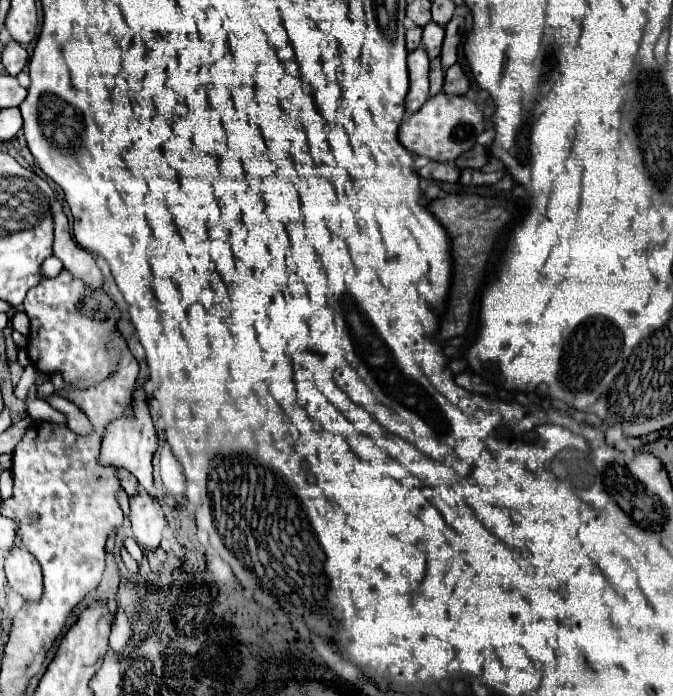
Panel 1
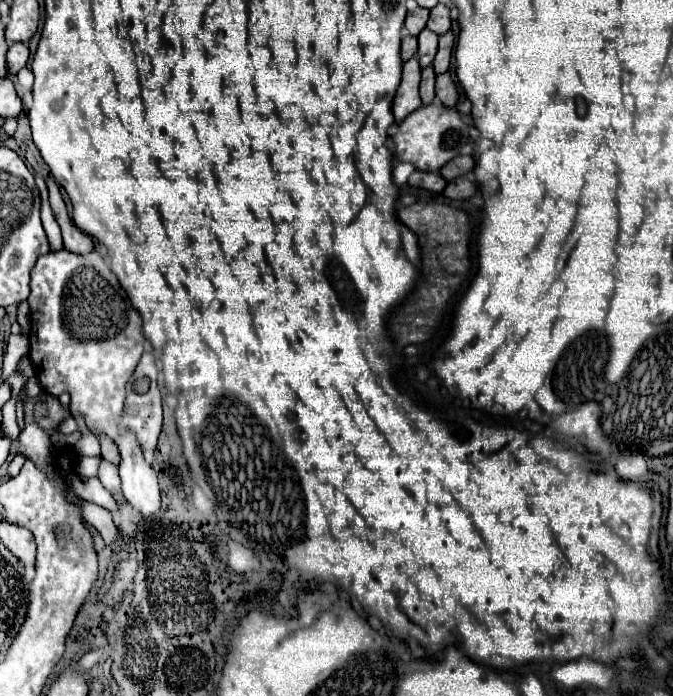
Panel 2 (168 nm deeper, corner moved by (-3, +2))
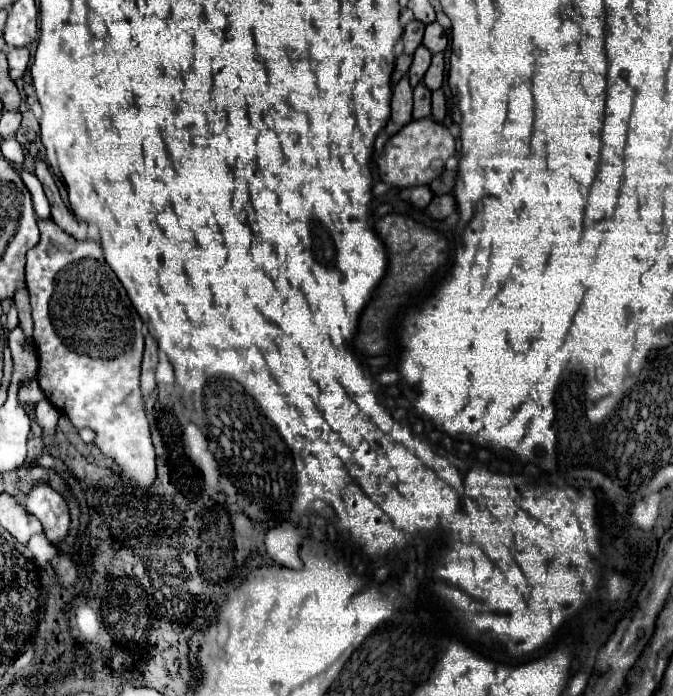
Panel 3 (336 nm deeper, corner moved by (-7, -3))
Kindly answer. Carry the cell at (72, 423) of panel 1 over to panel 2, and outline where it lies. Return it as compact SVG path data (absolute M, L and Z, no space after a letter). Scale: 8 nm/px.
M93 433L93 435L97 437L97 441L99 441L99 445L101 445L101 455L103 455L103 459L109 461L109 463L113 463L115 467L119 467L121 457L119 457L117 443L115 443L113 439L109 439L107 435L103 435L103 433Z

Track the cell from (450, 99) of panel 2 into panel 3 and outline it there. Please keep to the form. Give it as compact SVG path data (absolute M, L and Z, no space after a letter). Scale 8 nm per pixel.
M435 90L431 94L431 118L435 122L443 122L445 116L447 116L447 102L443 96L443 90Z

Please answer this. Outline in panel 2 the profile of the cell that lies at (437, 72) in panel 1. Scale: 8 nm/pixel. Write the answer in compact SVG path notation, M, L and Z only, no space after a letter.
M425 67L421 73L421 101L429 105L435 99L435 71L433 67Z

